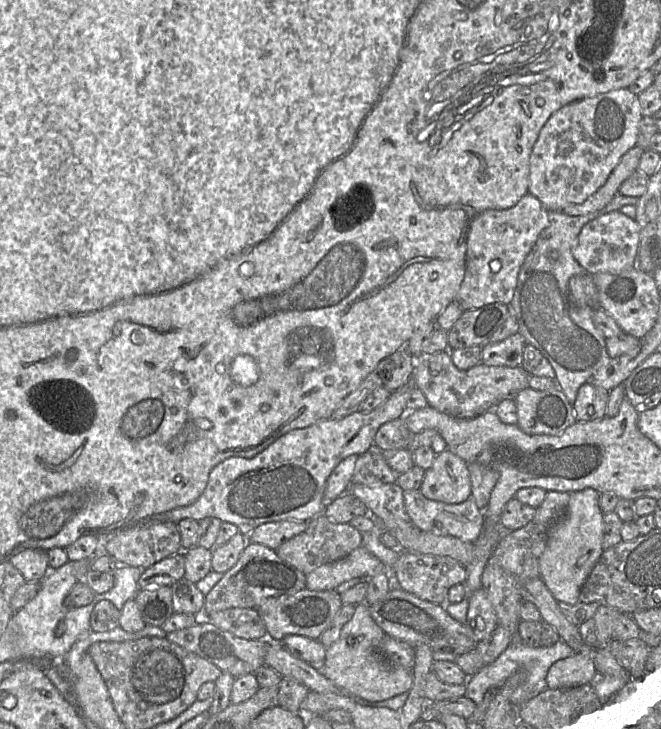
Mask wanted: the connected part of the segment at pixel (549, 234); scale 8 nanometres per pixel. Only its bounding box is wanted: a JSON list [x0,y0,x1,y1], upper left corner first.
[508,193,638,404]

